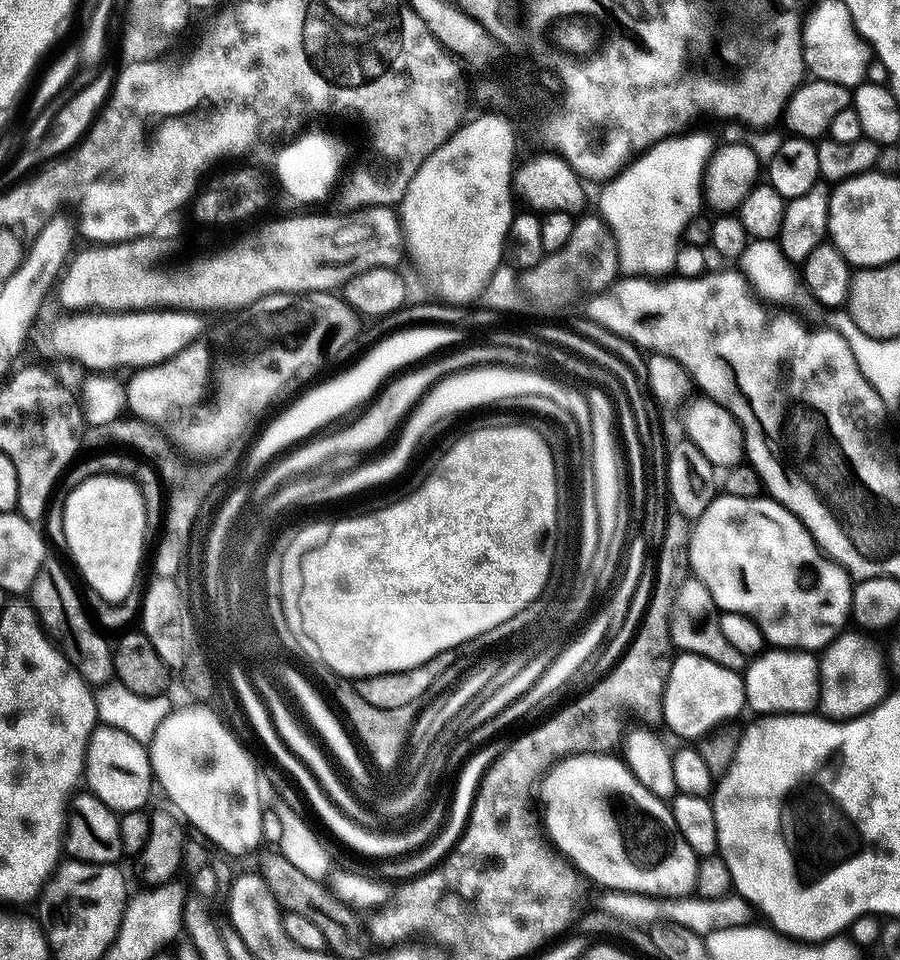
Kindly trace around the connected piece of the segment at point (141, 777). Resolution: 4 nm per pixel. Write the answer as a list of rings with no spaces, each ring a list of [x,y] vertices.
[[[98,726],[92,731],[88,753],[84,759],[83,779],[87,791],[98,797],[113,812],[123,814],[138,812],[152,796],[154,777],[149,749],[122,730]]]

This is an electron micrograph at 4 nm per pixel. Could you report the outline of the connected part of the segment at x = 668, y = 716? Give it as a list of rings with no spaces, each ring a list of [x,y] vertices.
[[[680,652],[673,659],[664,687],[662,721],[674,735],[684,739],[681,741],[699,741],[721,726],[735,721],[732,719],[745,708],[744,678],[740,672],[718,666],[718,662],[710,662],[710,658],[689,652]]]

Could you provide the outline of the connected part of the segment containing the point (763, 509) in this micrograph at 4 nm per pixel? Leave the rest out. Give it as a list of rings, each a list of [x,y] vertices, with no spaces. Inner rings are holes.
[[[717,495],[716,499],[710,502],[710,506],[704,508],[704,513],[691,525],[688,541],[688,562],[695,579],[701,580],[706,586],[706,590],[710,590],[720,612],[737,612],[743,616],[749,616],[762,630],[765,641],[777,649],[803,650],[815,653],[817,650],[823,650],[831,640],[836,639],[841,632],[845,631],[846,625],[849,623],[852,610],[853,581],[839,564],[828,559],[820,551],[819,546],[814,542],[814,538],[806,530],[806,526],[802,526],[800,519],[794,514],[790,514],[790,510],[786,510],[778,501],[771,498],[765,498],[763,495],[751,496],[750,498]]]

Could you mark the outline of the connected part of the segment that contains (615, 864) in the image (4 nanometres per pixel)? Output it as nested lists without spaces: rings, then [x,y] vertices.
[[[586,752],[565,756],[557,760],[544,773],[538,784],[540,804],[544,807],[544,828],[551,847],[564,858],[581,877],[593,880],[604,890],[637,892],[643,896],[686,896],[696,886],[698,857],[682,838],[674,822],[671,807],[660,800],[634,774],[616,754]]]

